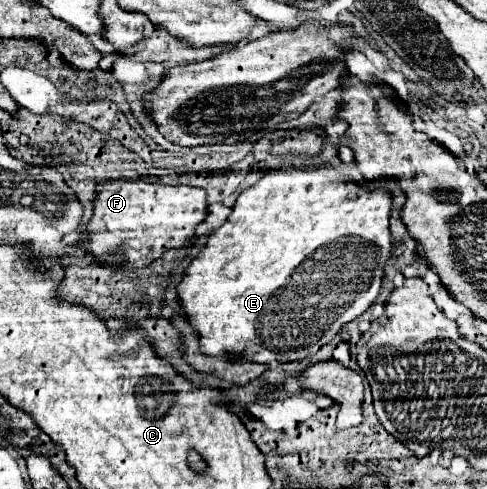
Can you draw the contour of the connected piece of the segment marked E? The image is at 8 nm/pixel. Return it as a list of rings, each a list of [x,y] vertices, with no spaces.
[[[326,168],[266,170],[262,174],[262,178],[252,188],[244,190],[238,196],[226,224],[222,224],[218,230],[214,230],[208,236],[208,242],[202,248],[202,252],[186,268],[182,282],[176,286],[176,292],[178,292],[182,314],[188,318],[190,326],[198,334],[202,354],[206,354],[206,356],[230,354],[230,356],[244,358],[244,360],[256,362],[256,364],[272,364],[272,362],[284,364],[284,362],[304,360],[304,358],[314,356],[324,344],[328,344],[342,330],[342,326],[346,322],[360,318],[368,310],[368,306],[374,302],[374,298],[378,296],[382,276],[384,276],[384,264],[390,258],[390,250],[392,250],[392,236],[390,236],[390,228],[388,228],[390,194],[384,188],[368,190],[366,186],[352,184],[352,182],[322,182],[320,170],[326,170]]]

